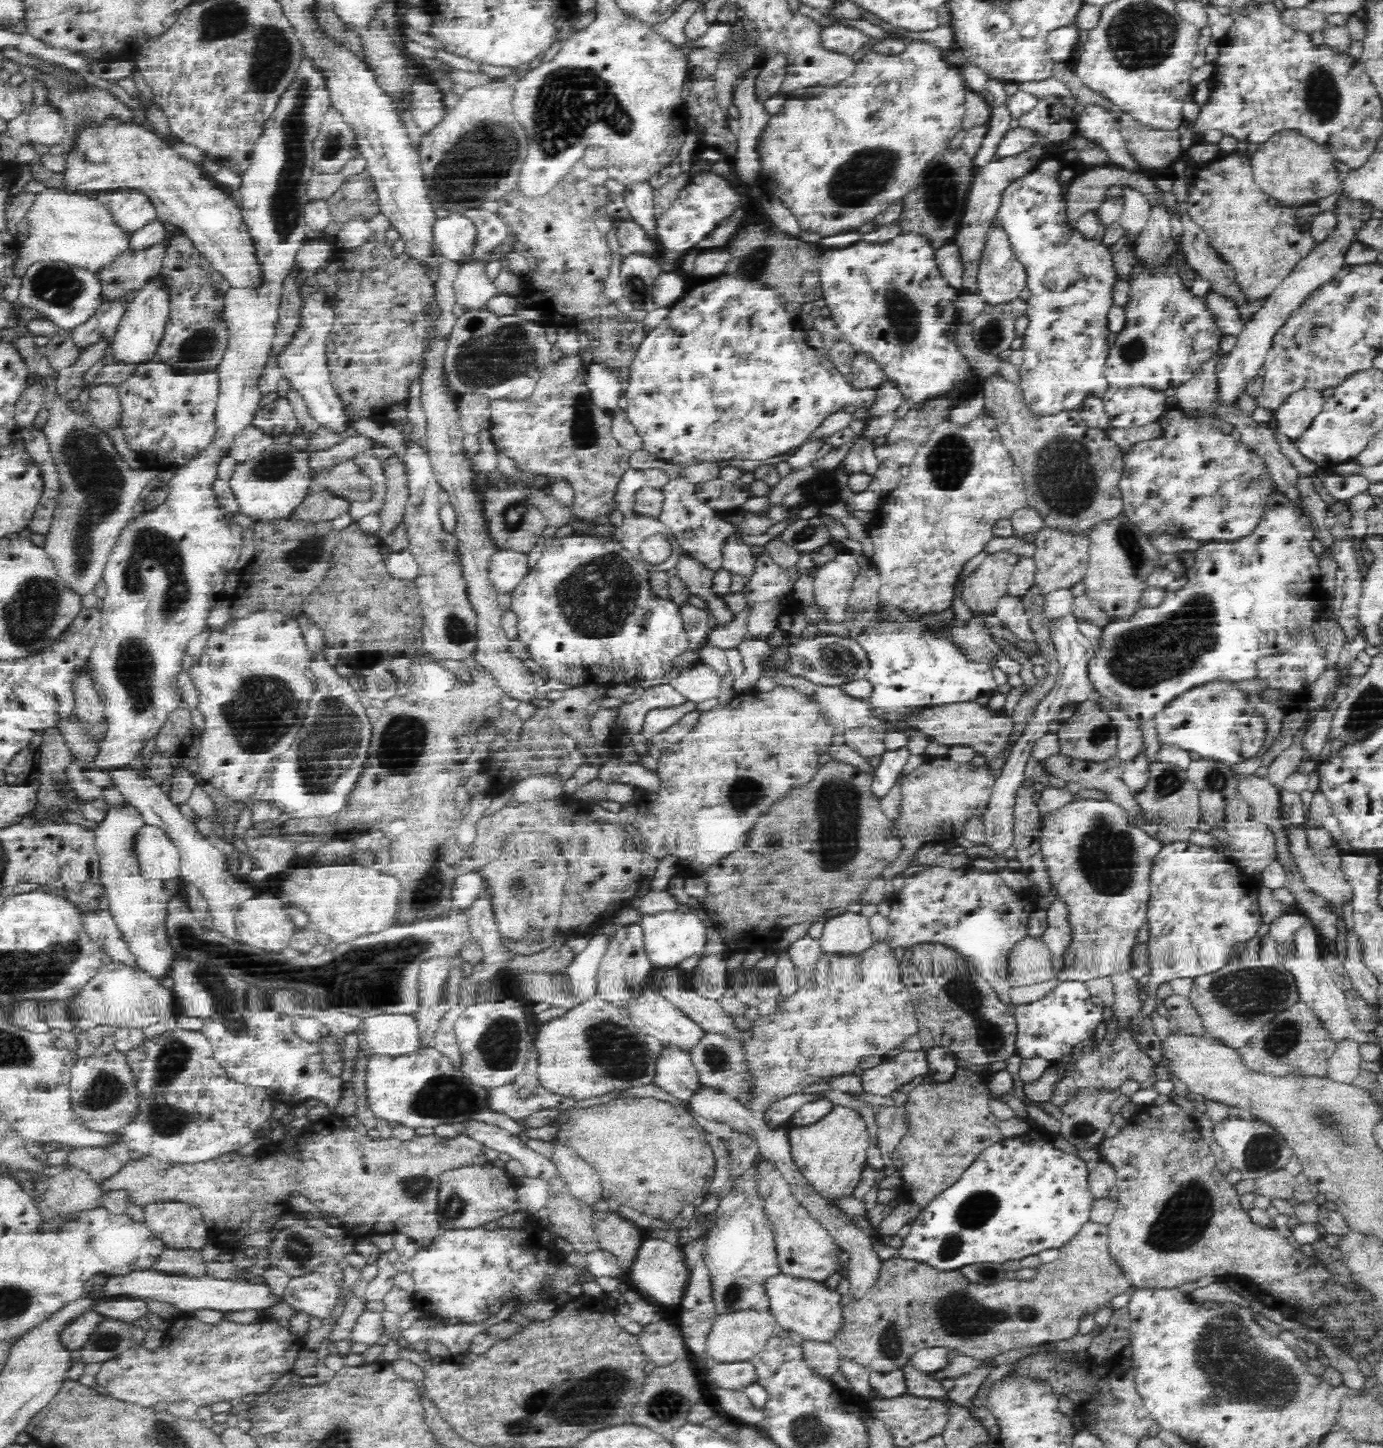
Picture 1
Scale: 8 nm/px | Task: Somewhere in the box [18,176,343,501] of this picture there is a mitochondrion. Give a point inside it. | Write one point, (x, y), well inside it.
(59, 286)

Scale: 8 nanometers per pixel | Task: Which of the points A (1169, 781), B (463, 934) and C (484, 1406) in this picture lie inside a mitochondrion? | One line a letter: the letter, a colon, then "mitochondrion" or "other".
A: mitochondrion
B: other
C: other

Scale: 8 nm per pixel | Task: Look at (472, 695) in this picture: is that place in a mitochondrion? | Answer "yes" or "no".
no

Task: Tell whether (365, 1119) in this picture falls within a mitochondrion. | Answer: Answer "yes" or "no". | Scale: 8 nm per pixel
no

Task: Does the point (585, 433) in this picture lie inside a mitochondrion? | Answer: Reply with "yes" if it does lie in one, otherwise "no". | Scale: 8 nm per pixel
yes

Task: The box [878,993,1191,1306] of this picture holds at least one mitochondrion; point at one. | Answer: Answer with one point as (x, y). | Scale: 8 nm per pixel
(980, 1207)

